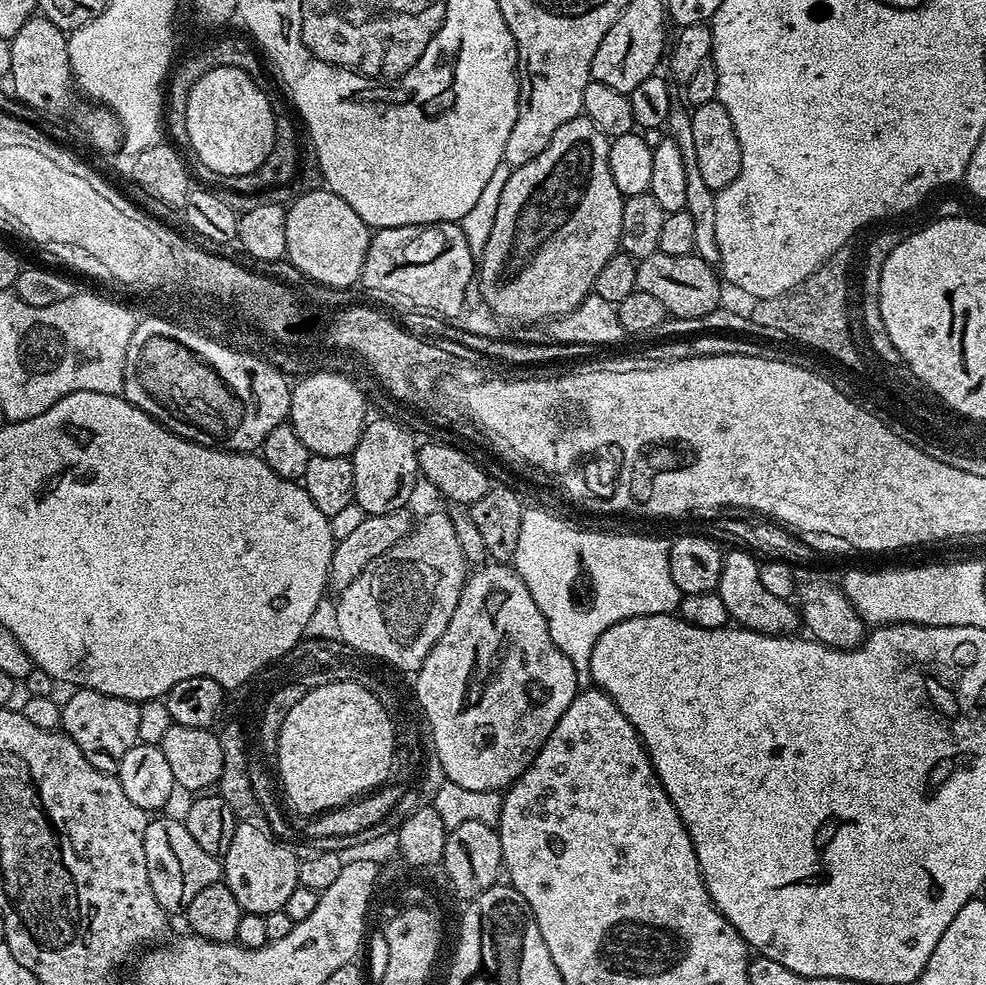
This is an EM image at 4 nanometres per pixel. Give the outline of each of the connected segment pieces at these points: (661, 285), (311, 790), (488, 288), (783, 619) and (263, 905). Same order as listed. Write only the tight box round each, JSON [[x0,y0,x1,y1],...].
[[636,251,721,320],[274,678,392,818],[478,114,626,322],[716,550,802,636],[222,822,300,917]]

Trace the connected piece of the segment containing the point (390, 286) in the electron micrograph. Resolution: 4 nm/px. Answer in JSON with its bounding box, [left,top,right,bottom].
[359,222,474,318]

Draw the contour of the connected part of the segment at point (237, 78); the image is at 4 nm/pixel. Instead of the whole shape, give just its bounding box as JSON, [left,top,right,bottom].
[184,66,277,177]

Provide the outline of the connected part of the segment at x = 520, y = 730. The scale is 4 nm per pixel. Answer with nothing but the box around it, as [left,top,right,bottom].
[414,562,578,793]

